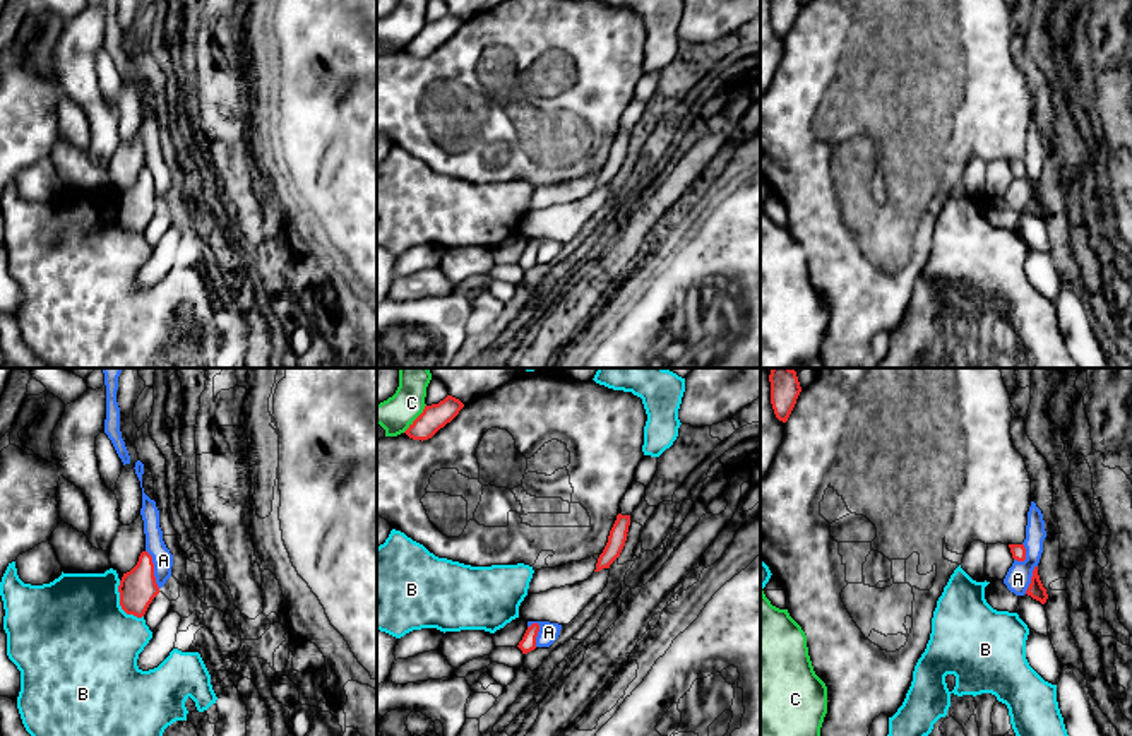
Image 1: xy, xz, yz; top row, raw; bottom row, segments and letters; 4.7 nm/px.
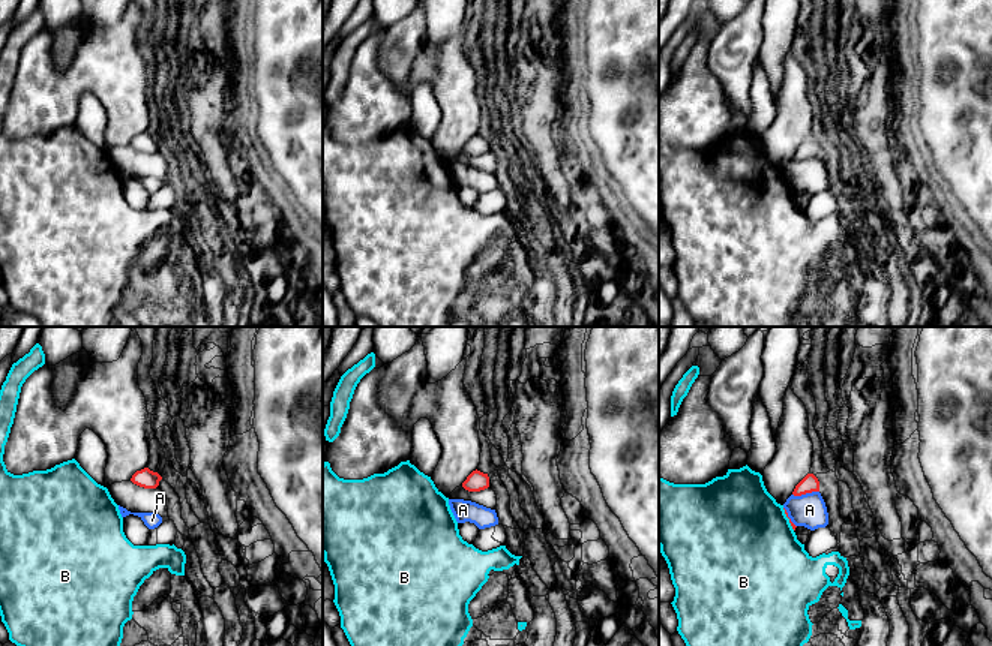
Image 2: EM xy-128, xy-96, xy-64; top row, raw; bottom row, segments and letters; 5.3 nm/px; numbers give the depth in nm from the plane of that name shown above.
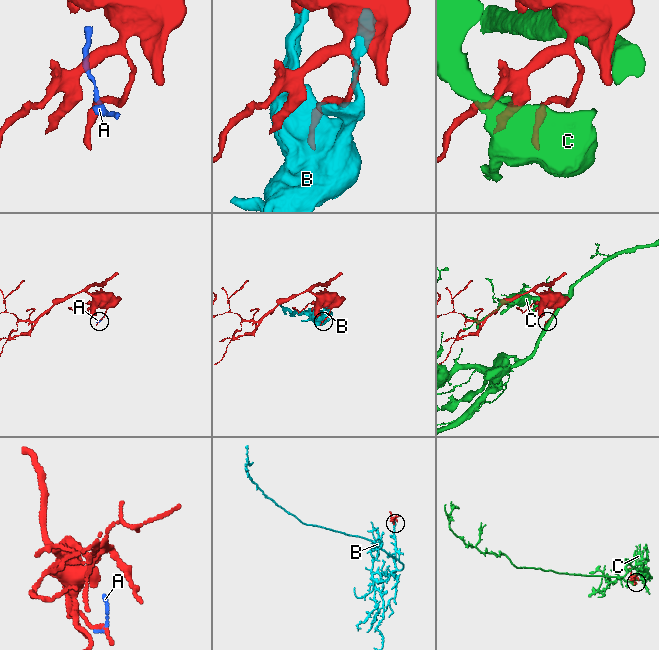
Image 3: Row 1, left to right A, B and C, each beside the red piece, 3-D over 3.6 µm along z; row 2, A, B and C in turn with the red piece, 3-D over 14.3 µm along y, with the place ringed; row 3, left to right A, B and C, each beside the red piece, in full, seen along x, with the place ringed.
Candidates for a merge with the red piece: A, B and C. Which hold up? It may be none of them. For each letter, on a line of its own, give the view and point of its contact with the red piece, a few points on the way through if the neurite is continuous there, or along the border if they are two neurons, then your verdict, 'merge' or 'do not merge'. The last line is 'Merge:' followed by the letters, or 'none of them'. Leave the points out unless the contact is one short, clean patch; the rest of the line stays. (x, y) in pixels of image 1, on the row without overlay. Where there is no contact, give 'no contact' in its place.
A: xy (153, 185) | along xy (146, 166), (151, 173), (154, 199), (160, 204) | do not merge
B: xy (120, 221) | do not merge
C: xz (417, 35) | do not merge
Merge: none of them

